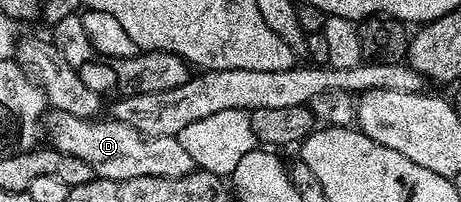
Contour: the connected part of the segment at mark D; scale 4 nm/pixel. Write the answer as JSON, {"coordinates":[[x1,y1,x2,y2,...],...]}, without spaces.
{"coordinates":[[49,112,46,122,48,121,48,137,52,140,49,141,51,148,90,163,97,178,125,181,139,177,184,177,193,172,194,164,190,154,182,147,177,136,151,137,134,131,134,127,126,127,126,123,121,121,104,120]]}

